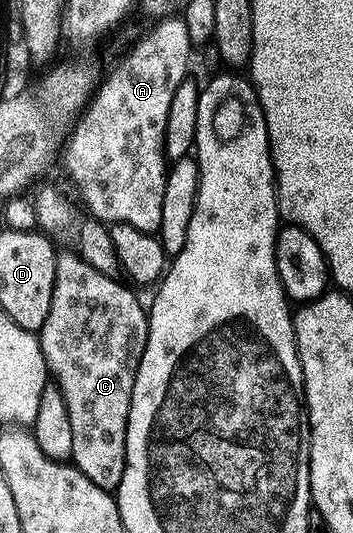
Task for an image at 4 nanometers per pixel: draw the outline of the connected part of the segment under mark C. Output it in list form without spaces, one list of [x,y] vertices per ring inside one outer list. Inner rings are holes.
[[[80,218],[75,220],[74,224],[70,224],[72,232],[72,240],[74,244],[76,256],[74,254],[59,253],[56,269],[56,282],[54,283],[52,303],[49,306],[48,318],[38,333],[40,339],[41,350],[47,363],[47,368],[51,377],[55,380],[56,386],[62,394],[62,398],[67,408],[67,416],[69,418],[70,427],[72,429],[72,464],[79,472],[83,472],[98,488],[103,488],[111,494],[117,493],[120,482],[124,478],[124,470],[126,469],[126,431],[128,430],[128,422],[130,421],[130,411],[132,410],[132,394],[136,386],[136,378],[138,377],[138,364],[142,361],[142,355],[146,349],[146,343],[150,337],[150,314],[147,305],[142,305],[142,300],[133,292],[133,287],[125,288],[120,281],[114,280],[106,275],[117,271],[118,263],[115,254],[115,246],[113,243],[113,233],[111,229],[103,221],[95,221],[95,226],[86,224]],[[86,244],[102,244],[102,248],[86,248]]]

